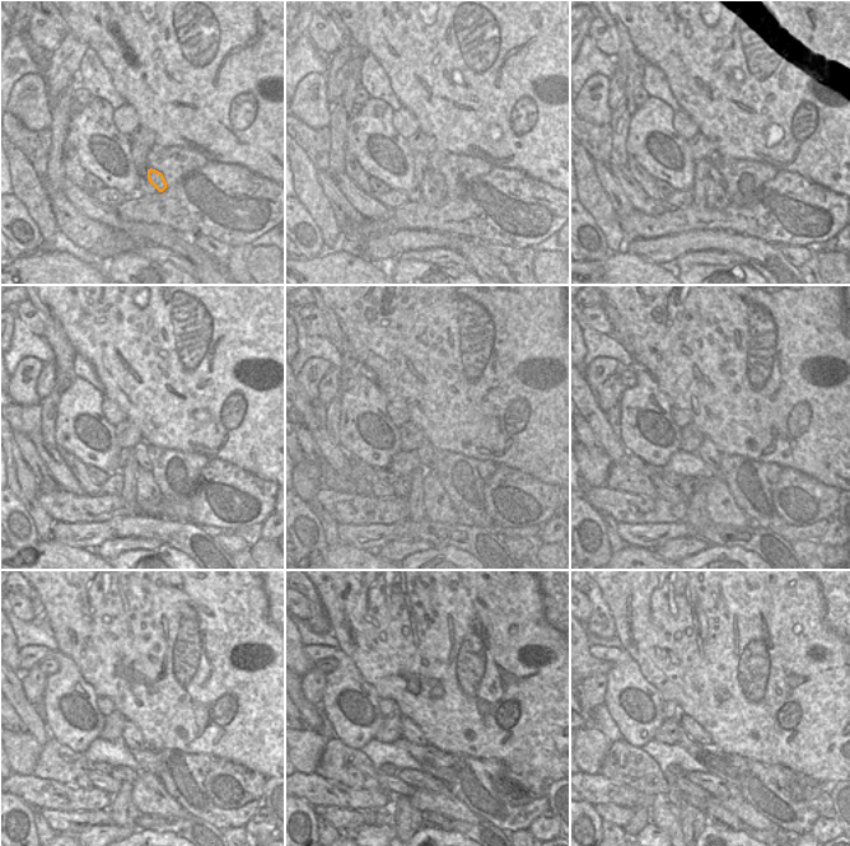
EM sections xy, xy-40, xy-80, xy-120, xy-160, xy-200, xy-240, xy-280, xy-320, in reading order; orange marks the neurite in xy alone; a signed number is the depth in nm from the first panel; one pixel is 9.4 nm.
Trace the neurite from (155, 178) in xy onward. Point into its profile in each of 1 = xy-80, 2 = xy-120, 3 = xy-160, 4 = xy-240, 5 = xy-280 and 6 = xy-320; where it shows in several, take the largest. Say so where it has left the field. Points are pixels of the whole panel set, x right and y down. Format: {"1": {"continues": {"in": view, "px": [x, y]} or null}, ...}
{"1": {"continues": {"in": "xy-80", "px": [714, 174]}}, "2": {"continues": {"in": "xy-120", "px": [140, 452]}}, "3": {"continues": {"in": "xy-160", "px": [425, 453]}}, "4": {"continues": {"in": "xy-240", "px": [131, 735]}}, "5": {"continues": {"in": "xy-280", "px": [411, 732]}}, "6": {"continues": {"in": "xy-320", "px": [689, 725]}}}

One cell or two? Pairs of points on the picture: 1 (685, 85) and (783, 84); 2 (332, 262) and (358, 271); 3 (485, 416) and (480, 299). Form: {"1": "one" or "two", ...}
{"1": "one", "2": "one", "3": "one"}

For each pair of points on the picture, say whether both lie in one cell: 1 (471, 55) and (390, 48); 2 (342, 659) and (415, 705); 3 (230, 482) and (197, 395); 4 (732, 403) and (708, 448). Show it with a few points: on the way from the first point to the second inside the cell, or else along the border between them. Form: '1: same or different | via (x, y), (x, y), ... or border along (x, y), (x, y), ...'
1: same | via (451, 48), (410, 48)
2: different | border along (340, 648), (377, 692)
3: different | border along (209, 458), (220, 458), (251, 472)
4: different | border along (705, 436), (720, 454)

